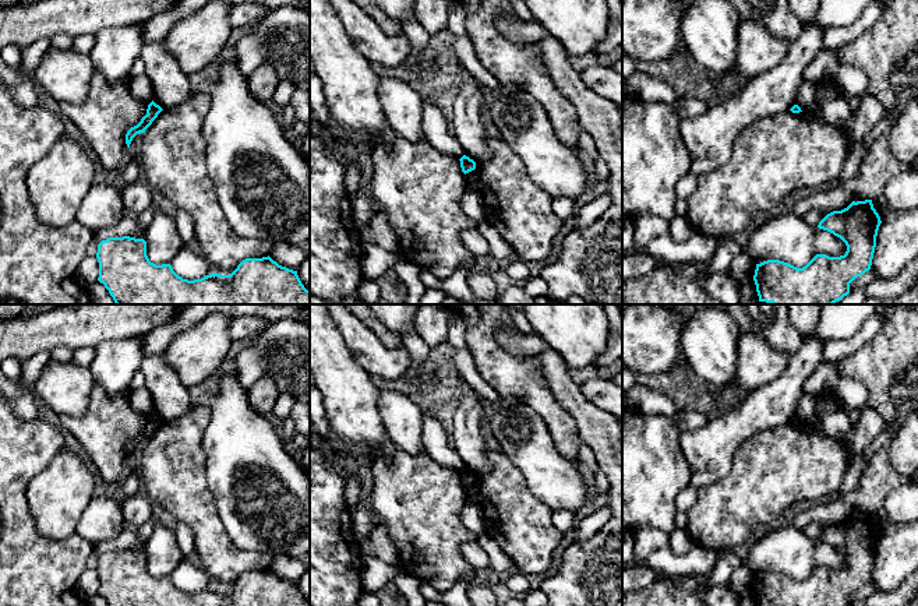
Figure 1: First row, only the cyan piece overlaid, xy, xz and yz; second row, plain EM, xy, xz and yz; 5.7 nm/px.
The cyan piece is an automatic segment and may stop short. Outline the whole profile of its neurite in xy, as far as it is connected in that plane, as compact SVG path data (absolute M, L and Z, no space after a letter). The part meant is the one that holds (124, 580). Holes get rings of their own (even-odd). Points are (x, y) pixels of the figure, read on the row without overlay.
M130 549L109 550L98 557L98 593L109 606L310 606L297 584L279 578L269 568L246 571L230 588L209 586L201 592L183 592L170 577L156 578L146 568L146 554Z

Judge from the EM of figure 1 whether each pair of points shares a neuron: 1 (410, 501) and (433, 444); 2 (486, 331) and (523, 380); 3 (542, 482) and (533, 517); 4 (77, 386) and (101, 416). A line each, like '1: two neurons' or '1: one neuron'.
1: two neurons
2: one neuron
3: two neurons
4: two neurons

